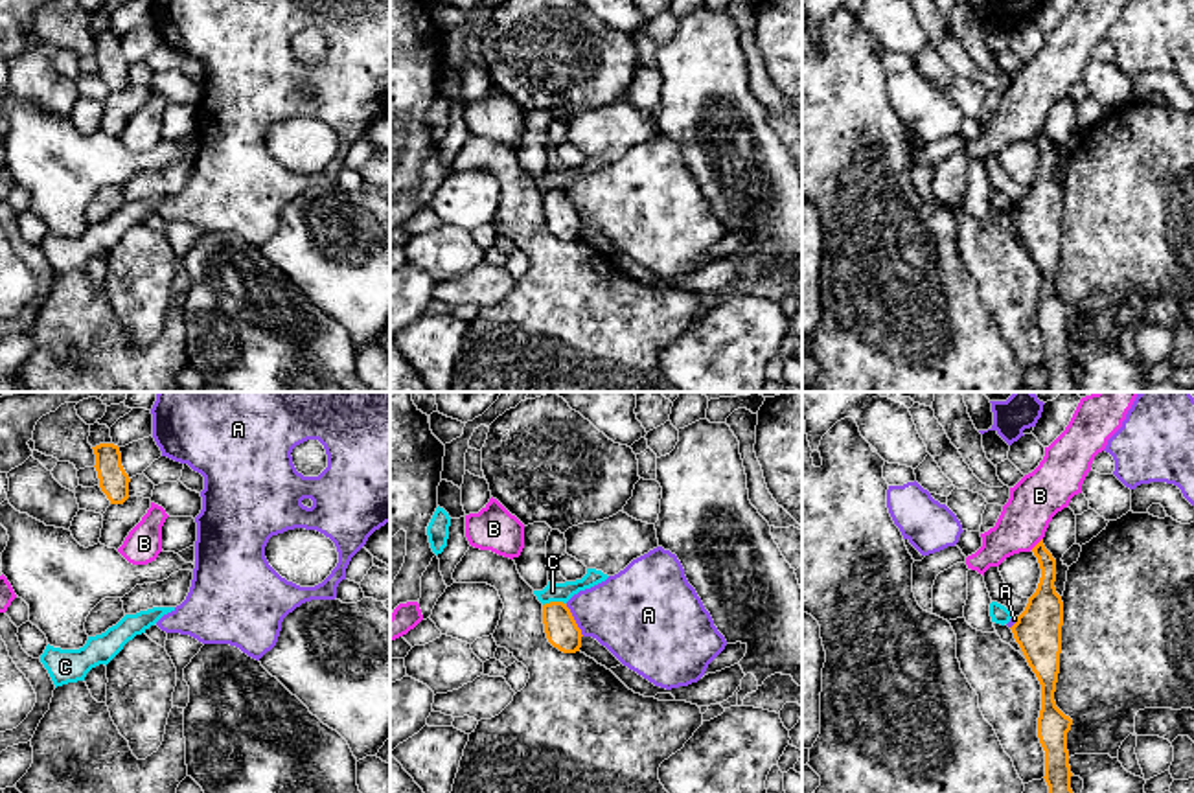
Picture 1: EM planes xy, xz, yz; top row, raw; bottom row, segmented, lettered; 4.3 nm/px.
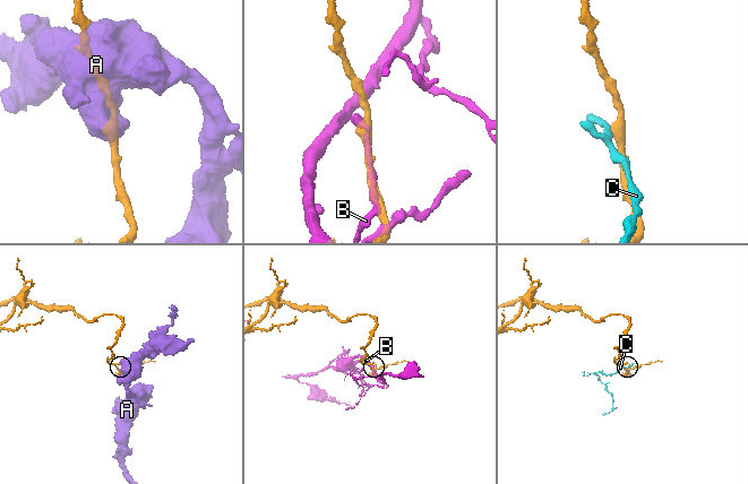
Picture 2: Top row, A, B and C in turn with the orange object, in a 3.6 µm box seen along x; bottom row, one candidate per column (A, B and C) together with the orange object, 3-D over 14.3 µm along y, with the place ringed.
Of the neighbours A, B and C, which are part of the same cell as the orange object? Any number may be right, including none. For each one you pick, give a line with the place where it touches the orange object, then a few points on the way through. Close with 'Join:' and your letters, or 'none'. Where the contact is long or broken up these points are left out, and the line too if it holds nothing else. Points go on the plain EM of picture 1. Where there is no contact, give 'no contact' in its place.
Join: none

